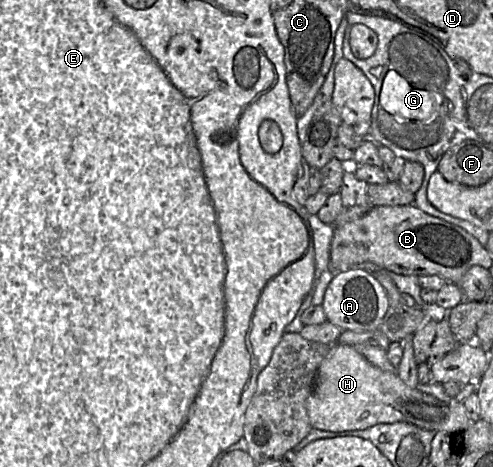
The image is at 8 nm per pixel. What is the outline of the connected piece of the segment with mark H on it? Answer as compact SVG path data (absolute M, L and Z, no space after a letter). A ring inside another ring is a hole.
M340 343L331 345L327 356L320 364L313 390L306 402L306 409L313 428L331 432L366 429L382 423L407 422L434 432L461 431L455 436L456 442L457 436L465 434L463 431L474 423L467 416L463 402L457 401L455 397L449 402L443 402L416 388L411 388L396 373L385 372L372 365L352 345Z

